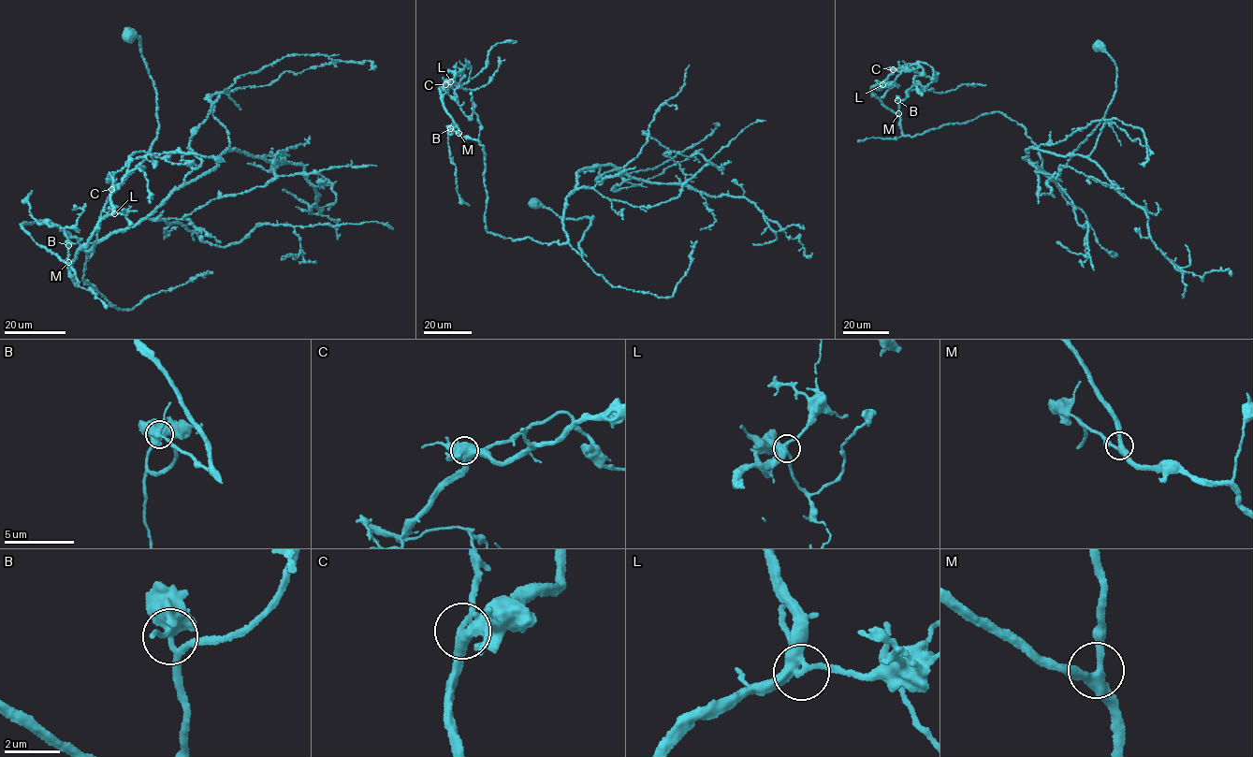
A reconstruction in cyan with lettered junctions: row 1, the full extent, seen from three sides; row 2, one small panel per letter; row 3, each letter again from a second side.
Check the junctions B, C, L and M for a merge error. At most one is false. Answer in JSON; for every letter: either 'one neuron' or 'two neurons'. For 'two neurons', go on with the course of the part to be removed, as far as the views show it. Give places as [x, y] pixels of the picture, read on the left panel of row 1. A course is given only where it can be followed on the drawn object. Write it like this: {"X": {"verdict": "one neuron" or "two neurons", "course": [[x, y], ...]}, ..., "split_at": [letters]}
{"B": {"verdict": "one neuron"}, "C": {"verdict": "one neuron"}, "L": {"verdict": "one neuron"}, "M": {"verdict": "one neuron"}, "split_at": []}

